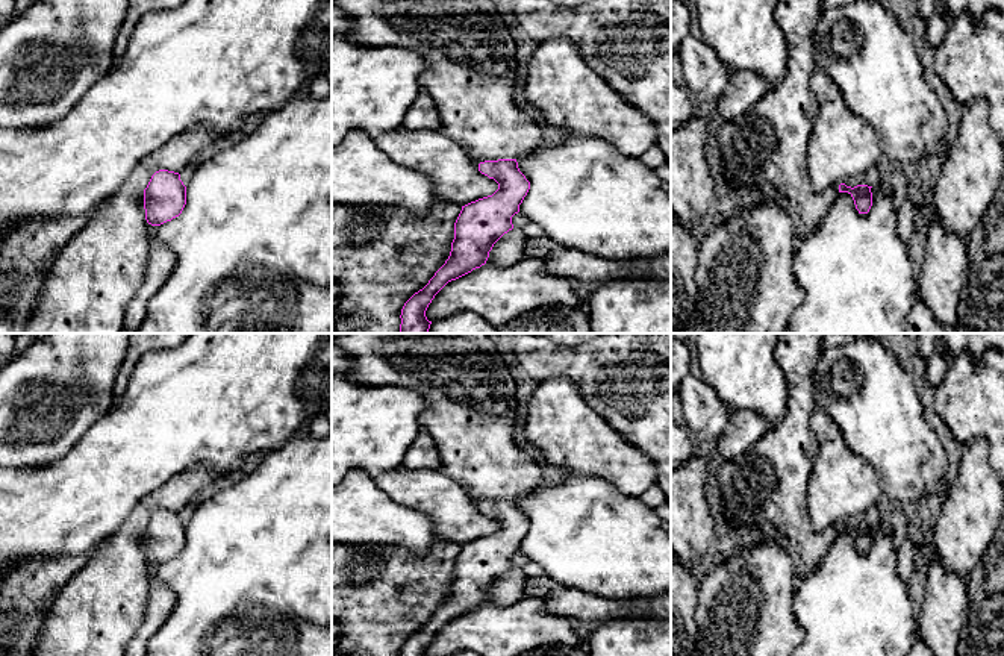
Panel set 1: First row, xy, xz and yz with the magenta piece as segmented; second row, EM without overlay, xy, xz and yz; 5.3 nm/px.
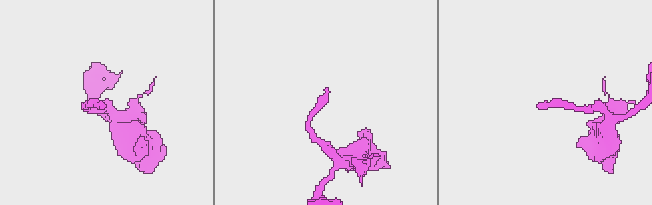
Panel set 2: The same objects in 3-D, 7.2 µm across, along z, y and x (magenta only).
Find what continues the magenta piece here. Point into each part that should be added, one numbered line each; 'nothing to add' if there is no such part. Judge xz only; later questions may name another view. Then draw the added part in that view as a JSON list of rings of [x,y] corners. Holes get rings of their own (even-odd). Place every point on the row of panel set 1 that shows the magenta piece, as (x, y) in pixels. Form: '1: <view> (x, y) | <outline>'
1: xz (471, 56) | [[[332,0],[354,20],[344,32],[354,44],[404,47],[429,64],[419,76],[421,89],[435,102],[441,132],[457,142],[477,164],[519,159],[542,147],[539,124],[513,102],[519,67],[516,42],[503,14],[491,0]]]

